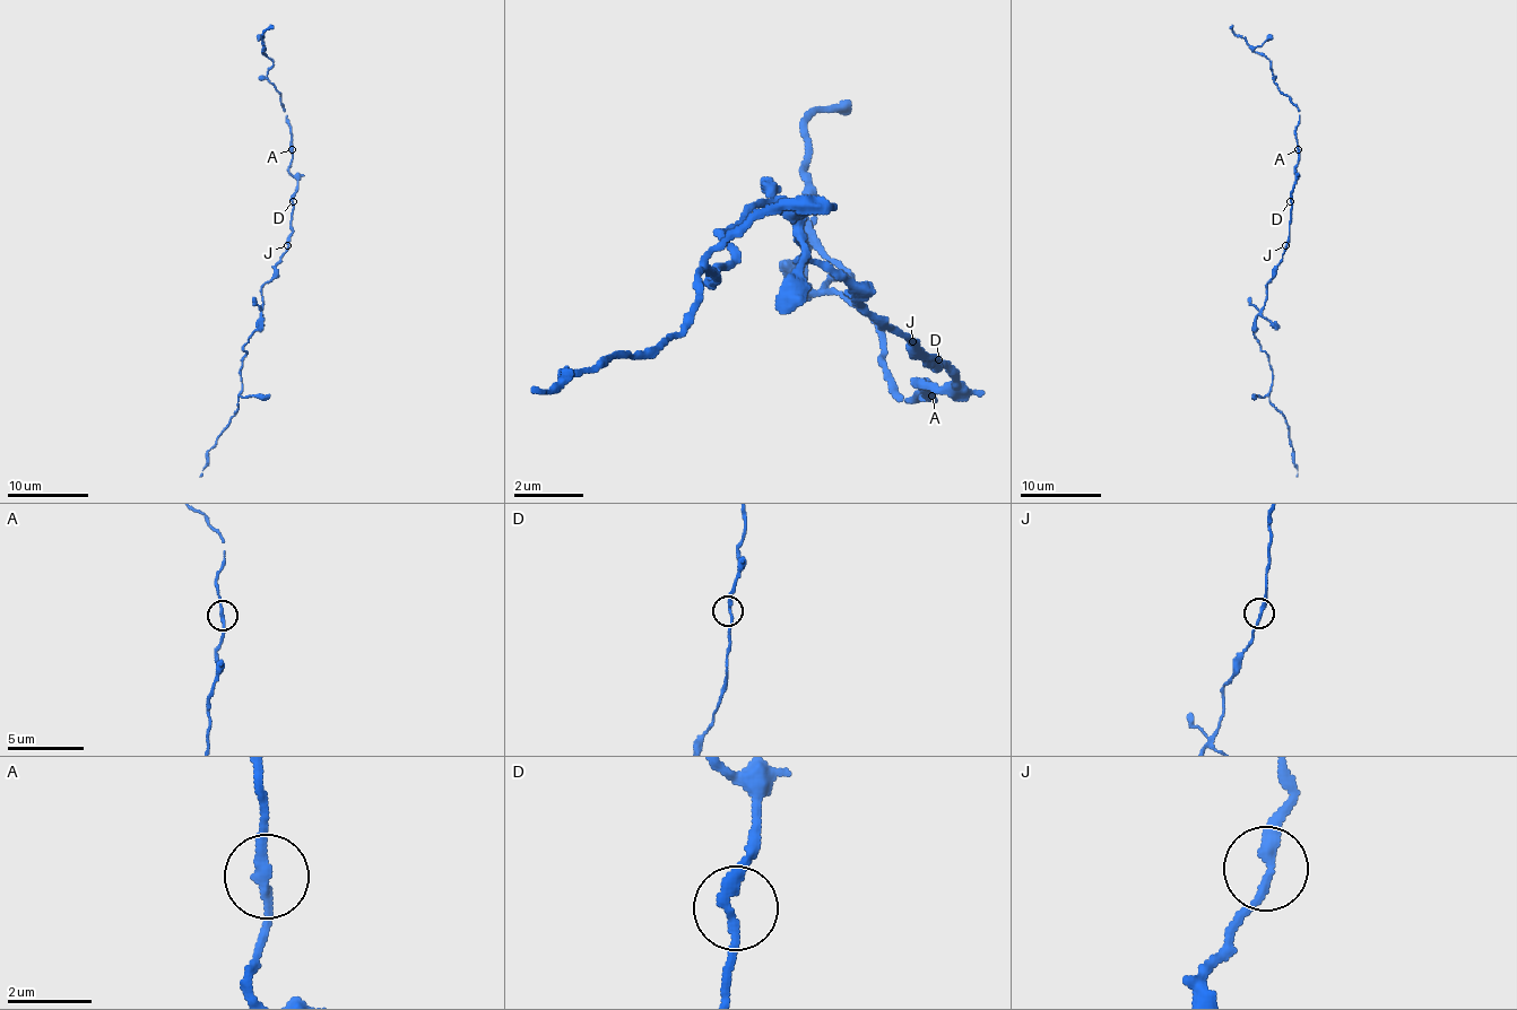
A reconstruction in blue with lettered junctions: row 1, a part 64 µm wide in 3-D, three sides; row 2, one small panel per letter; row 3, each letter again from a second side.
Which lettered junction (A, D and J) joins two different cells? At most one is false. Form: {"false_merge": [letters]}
{"false_merge": []}

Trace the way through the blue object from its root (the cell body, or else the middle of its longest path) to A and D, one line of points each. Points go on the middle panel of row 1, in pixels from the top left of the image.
A: (912, 341), (938, 367), (947, 367), (956, 376), (947, 385), (921, 385), (929, 393)
D: (912, 341), (938, 367), (938, 359)

